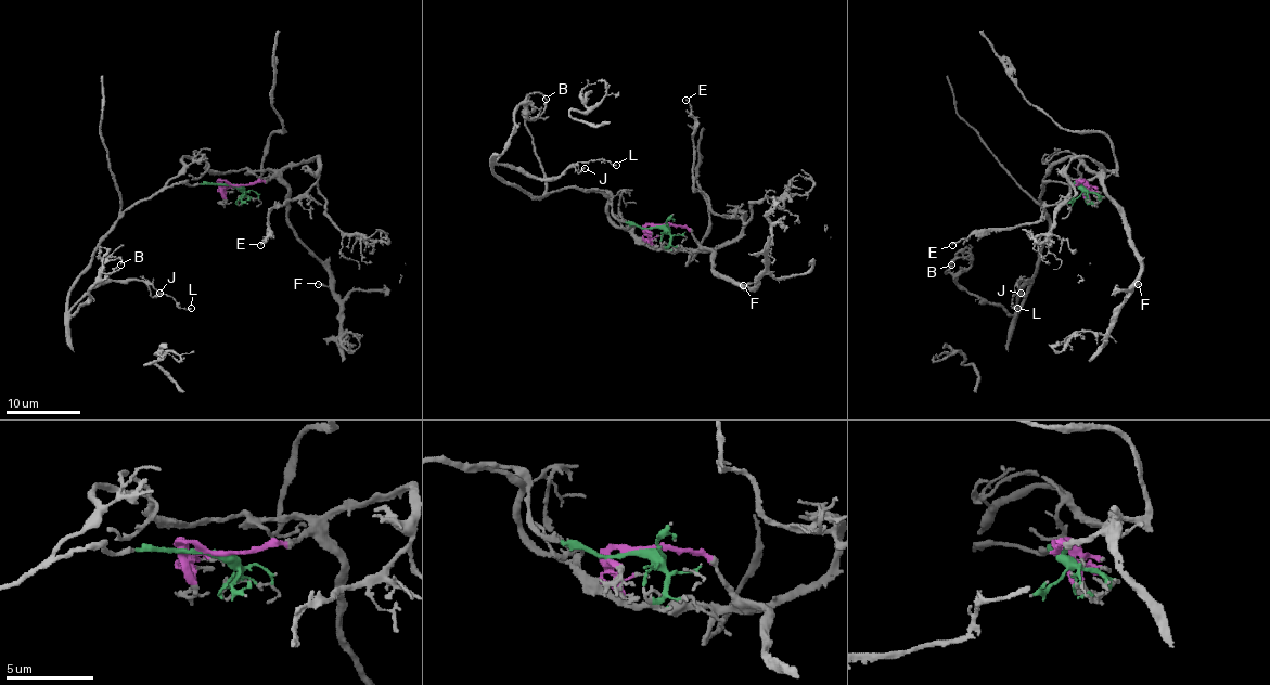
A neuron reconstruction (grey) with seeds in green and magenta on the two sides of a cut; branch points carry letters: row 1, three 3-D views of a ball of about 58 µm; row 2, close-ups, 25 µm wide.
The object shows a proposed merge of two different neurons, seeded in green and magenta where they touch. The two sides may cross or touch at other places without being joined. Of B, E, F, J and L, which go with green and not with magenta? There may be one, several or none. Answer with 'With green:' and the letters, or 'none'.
With green: B, J, L

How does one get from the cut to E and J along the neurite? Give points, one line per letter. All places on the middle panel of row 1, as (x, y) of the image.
E: (657, 225), (685, 227), (706, 249), (730, 244), (743, 225), (743, 214), (717, 214), (693, 188), (685, 99)
J: (657, 227), (623, 221), (603, 190), (530, 195), (494, 171), (511, 164), (559, 179), (572, 166), (585, 168)

